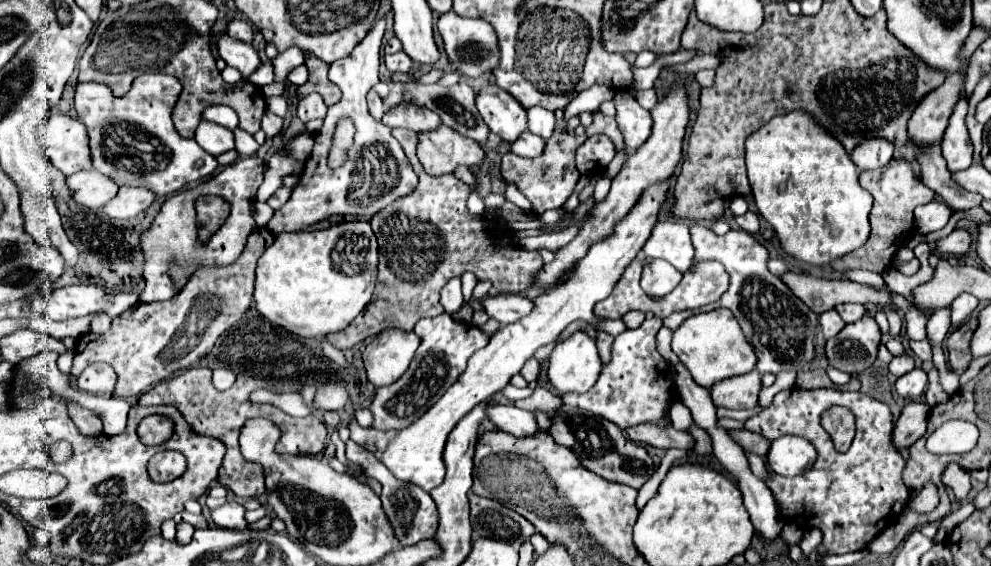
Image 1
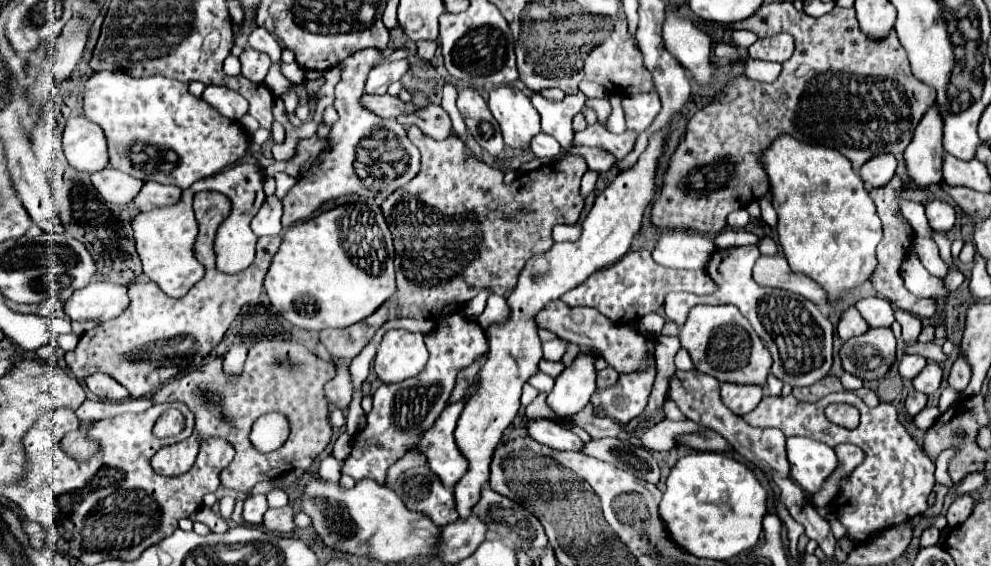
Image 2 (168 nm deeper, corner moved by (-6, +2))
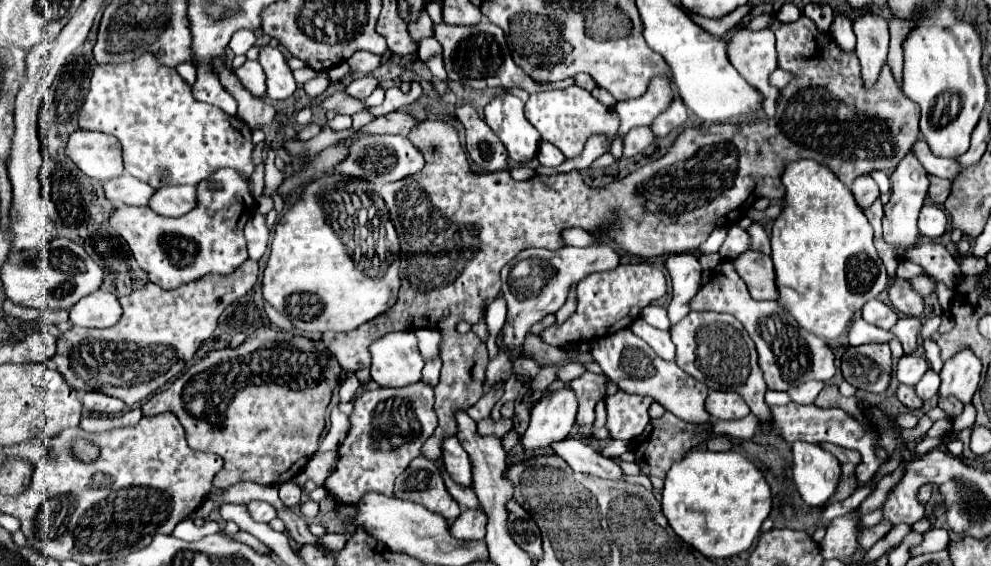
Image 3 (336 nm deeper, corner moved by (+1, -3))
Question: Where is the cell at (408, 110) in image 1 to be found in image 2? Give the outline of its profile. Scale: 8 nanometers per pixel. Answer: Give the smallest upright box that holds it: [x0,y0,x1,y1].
[362,94,416,118]

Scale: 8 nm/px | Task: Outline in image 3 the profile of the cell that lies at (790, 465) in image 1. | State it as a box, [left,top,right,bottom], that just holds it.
[791,441,841,507]

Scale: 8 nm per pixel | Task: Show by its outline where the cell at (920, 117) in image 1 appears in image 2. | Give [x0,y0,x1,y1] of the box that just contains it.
[904,106,942,188]

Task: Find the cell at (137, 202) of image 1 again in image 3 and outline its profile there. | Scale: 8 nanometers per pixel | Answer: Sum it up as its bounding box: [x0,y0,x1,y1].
[149,187,195,217]

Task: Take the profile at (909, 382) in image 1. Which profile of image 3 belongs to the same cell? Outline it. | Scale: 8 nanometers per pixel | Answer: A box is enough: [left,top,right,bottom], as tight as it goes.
[915,369,939,401]

